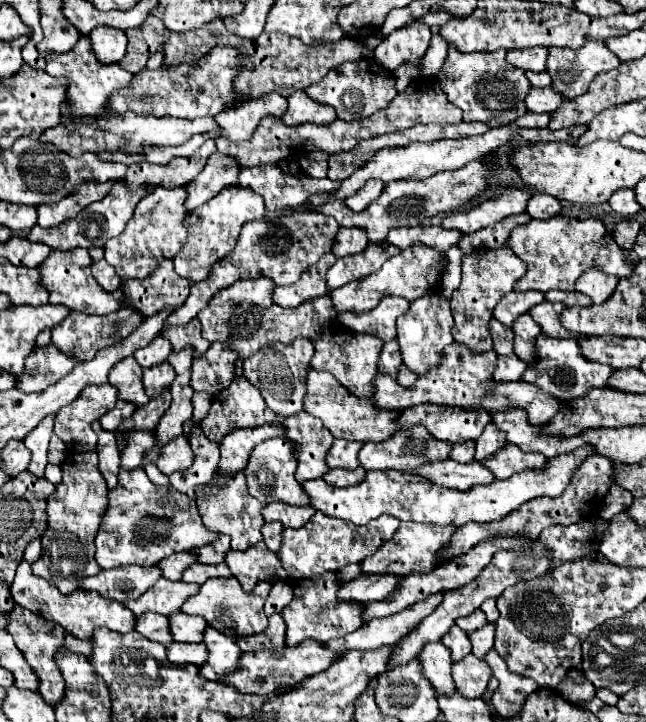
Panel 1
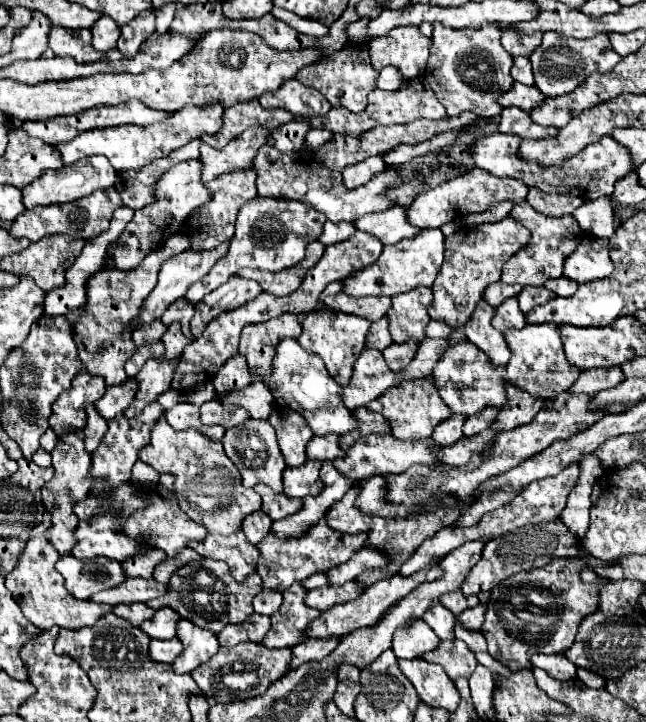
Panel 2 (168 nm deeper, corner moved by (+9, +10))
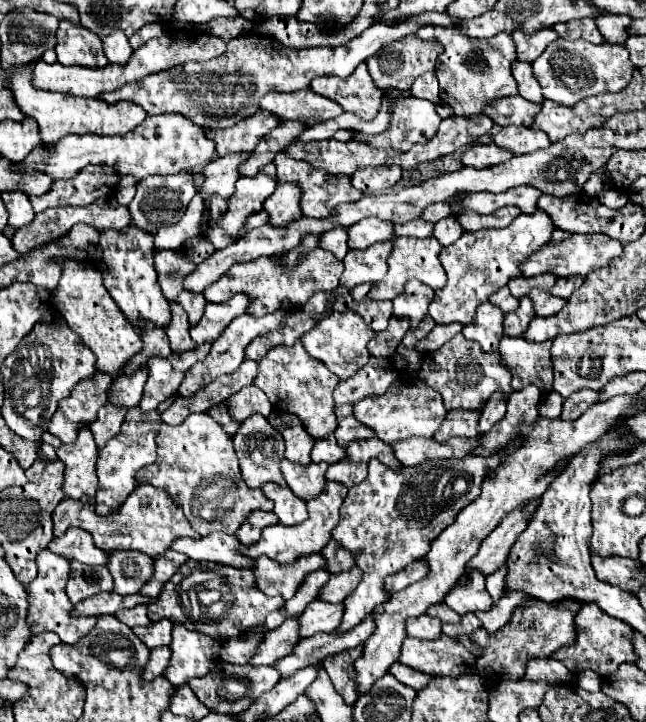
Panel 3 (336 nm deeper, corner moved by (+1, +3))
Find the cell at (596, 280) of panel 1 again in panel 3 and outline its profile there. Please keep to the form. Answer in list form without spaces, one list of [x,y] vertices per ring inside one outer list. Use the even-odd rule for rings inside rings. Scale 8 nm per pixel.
[[[594,233],[594,235],[572,235],[560,243],[554,245],[546,245],[540,251],[530,255],[530,261],[526,261],[522,265],[522,273],[526,277],[538,275],[538,273],[556,273],[558,277],[572,277],[572,275],[586,275],[592,273],[596,269],[604,269],[606,265],[610,265],[610,261],[614,257],[620,257],[622,253],[622,243],[602,235],[602,233]]]

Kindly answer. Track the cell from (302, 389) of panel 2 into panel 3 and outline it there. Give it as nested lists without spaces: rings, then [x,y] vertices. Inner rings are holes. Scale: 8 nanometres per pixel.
[[[296,341],[292,347],[280,345],[270,349],[258,361],[258,377],[254,385],[268,395],[274,409],[282,409],[298,415],[306,431],[314,439],[318,439],[334,433],[334,429],[338,427],[338,421],[334,417],[334,399],[332,399],[338,381],[340,379],[334,377],[334,373],[330,373],[330,369],[326,369],[322,361],[314,361],[314,357],[306,353],[302,343]]]

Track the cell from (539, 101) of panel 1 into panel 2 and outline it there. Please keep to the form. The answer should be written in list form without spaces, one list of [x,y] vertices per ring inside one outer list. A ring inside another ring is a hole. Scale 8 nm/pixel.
[[[514,82],[514,86],[502,94],[498,98],[498,104],[502,108],[510,108],[510,106],[516,106],[524,112],[530,112],[534,106],[538,106],[538,102],[542,102],[542,94],[538,94],[538,88],[534,86],[522,86],[520,82]]]

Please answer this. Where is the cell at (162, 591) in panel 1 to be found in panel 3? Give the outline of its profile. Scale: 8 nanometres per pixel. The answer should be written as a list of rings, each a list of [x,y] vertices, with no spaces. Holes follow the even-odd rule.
[[[98,593],[82,603],[78,603],[74,607],[74,615],[114,615],[118,609],[130,609],[134,605],[140,605],[140,603],[150,603],[154,601],[152,597],[142,597],[140,593],[134,593],[130,597],[126,595],[118,595],[118,593]]]

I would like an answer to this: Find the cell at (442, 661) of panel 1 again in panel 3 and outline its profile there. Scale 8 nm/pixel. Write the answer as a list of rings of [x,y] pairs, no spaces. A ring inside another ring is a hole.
[[[430,615],[410,617],[406,621],[406,633],[410,637],[418,637],[422,641],[436,641],[442,635],[442,623]]]

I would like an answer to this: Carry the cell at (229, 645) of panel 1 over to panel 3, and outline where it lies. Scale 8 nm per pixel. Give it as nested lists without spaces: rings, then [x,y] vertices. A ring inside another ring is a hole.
[[[174,625],[170,649],[172,661],[164,671],[164,677],[172,685],[184,685],[194,677],[204,677],[218,661],[214,655],[204,651],[200,635],[196,631],[188,631],[184,625]]]

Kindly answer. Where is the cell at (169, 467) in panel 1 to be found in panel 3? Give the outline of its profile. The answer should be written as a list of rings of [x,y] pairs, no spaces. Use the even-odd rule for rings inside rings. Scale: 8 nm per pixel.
[[[192,413],[176,427],[162,423],[156,443],[158,459],[138,473],[136,483],[150,483],[164,489],[176,505],[182,505],[190,525],[202,537],[214,531],[234,535],[254,509],[272,511],[272,501],[260,489],[250,489],[242,481],[232,437],[206,413]]]

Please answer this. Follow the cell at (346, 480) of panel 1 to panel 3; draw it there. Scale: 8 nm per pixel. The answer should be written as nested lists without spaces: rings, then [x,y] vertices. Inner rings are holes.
[[[330,481],[326,485],[326,489],[312,501],[308,501],[308,521],[300,523],[300,525],[294,525],[294,527],[286,527],[282,523],[276,523],[276,525],[270,525],[270,529],[264,529],[262,531],[262,537],[256,545],[252,547],[244,547],[242,553],[252,557],[252,559],[258,559],[260,555],[266,555],[278,563],[292,563],[294,559],[302,557],[302,555],[310,555],[310,553],[318,553],[324,549],[326,541],[330,541],[330,531],[332,527],[338,523],[338,517],[340,517],[340,505],[344,501],[348,493],[348,487],[346,485],[338,485],[338,481]]]

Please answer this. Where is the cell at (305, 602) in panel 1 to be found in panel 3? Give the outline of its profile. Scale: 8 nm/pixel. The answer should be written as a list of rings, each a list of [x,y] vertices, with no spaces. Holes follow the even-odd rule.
[[[290,617],[278,629],[266,633],[264,643],[258,647],[258,653],[250,659],[250,665],[274,665],[274,661],[290,653],[298,641],[298,617]]]

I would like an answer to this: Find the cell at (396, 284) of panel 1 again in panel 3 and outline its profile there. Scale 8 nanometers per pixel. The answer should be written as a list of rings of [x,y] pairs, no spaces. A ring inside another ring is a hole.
[[[398,237],[394,241],[394,251],[388,257],[388,273],[380,283],[374,283],[374,287],[370,289],[368,297],[372,301],[386,301],[386,299],[396,299],[398,295],[404,293],[404,285],[410,279],[422,281],[424,285],[432,287],[432,289],[442,289],[442,285],[446,285],[446,271],[442,269],[442,263],[438,261],[438,253],[442,251],[442,245],[438,243],[436,237],[428,237],[428,239],[412,239],[412,237]]]

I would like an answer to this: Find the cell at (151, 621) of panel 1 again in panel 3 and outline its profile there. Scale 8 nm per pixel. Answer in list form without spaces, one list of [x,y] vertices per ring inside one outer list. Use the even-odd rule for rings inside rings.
[[[136,605],[134,609],[126,609],[126,611],[118,611],[116,617],[128,625],[128,627],[136,627],[136,625],[148,625],[150,619],[148,619],[148,609],[146,605]]]

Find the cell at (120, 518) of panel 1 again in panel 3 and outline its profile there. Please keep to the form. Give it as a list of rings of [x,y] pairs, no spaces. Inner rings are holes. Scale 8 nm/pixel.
[[[68,529],[62,537],[52,539],[48,549],[52,553],[58,553],[66,559],[76,559],[86,565],[106,565],[108,555],[104,549],[98,549],[90,537],[90,533],[82,529]]]

